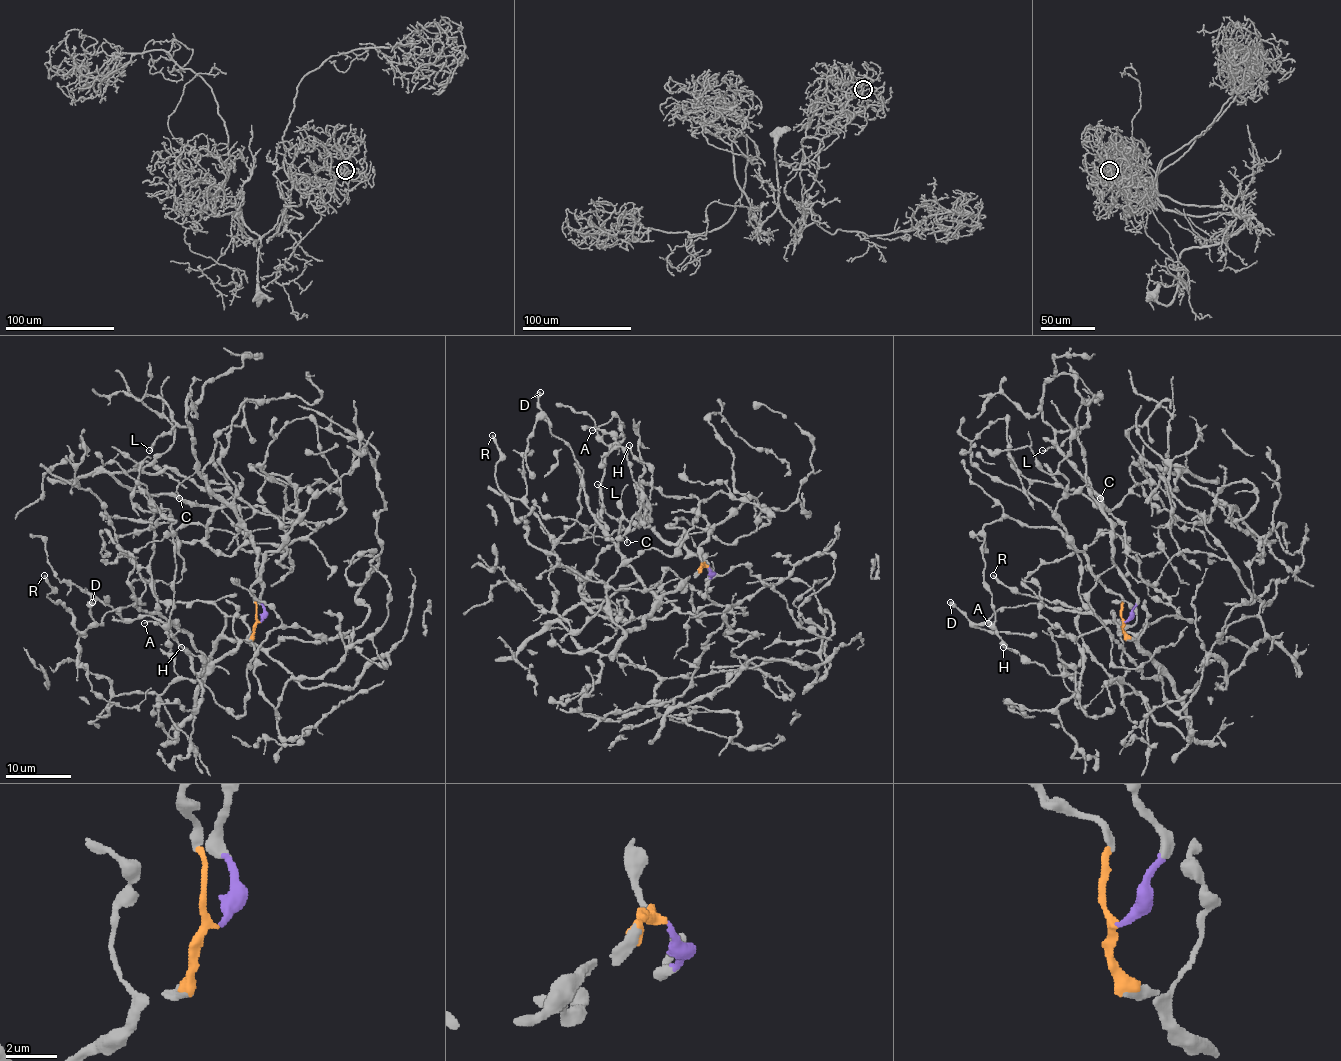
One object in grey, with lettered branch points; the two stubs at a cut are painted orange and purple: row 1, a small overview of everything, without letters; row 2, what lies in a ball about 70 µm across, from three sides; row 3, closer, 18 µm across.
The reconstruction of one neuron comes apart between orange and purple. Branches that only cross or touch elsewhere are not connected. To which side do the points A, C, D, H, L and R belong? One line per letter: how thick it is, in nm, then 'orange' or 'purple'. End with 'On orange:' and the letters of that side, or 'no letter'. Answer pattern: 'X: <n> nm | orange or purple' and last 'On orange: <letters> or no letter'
A: 100 nm | orange
C: 100 nm | purple
D: 500 nm | orange
H: 110 nm | orange
L: 120 nm | purple
R: 190 nm | orange
On orange: A, D, H, R

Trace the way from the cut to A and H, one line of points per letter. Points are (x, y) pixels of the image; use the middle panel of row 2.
A: (707, 567), (657, 597), (624, 562), (598, 523), (604, 462), (624, 426), (617, 436), (591, 430)
H: (707, 567), (655, 597), (624, 562), (619, 523), (644, 520), (652, 485), (652, 470), (629, 444)

